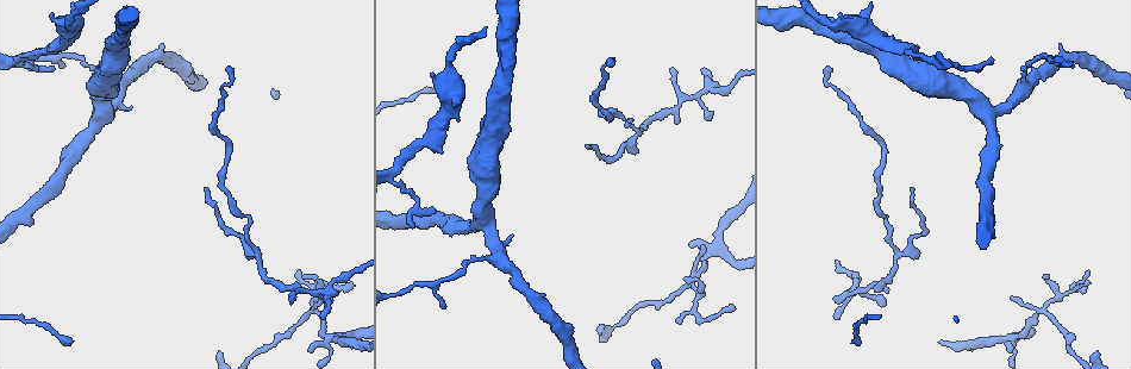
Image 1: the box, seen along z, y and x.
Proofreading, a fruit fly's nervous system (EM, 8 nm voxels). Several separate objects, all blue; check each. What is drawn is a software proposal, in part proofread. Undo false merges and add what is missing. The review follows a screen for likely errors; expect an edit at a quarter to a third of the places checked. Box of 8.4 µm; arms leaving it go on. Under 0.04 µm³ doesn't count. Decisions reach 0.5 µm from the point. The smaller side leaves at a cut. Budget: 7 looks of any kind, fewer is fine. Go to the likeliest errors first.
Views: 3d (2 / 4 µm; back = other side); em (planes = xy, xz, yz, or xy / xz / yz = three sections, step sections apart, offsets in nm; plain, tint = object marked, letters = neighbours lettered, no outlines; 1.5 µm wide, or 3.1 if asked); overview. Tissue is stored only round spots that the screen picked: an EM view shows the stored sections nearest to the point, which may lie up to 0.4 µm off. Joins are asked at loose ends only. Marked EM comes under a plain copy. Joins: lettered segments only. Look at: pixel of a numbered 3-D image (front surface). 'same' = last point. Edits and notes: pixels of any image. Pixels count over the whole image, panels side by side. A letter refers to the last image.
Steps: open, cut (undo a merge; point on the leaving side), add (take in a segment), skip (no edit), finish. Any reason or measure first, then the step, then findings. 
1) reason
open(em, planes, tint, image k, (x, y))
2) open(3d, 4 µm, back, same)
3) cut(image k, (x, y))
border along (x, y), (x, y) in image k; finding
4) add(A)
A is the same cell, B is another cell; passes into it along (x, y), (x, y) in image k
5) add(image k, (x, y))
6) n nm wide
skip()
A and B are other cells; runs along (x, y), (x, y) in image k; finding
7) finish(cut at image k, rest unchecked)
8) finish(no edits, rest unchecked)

thin end
open(em, planes, letters, image 1, (53, 65))

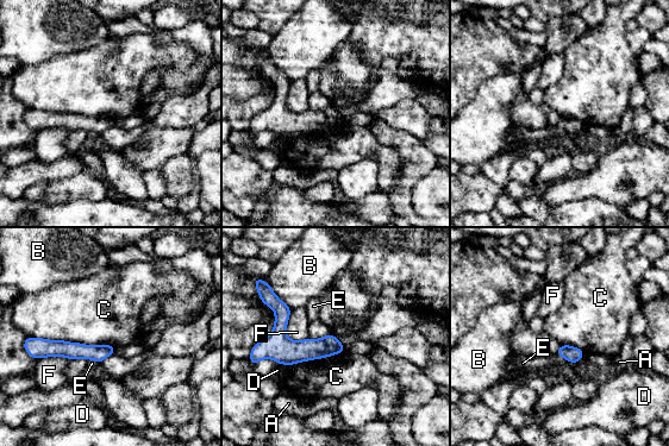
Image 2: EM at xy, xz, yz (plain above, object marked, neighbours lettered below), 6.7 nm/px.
110 nm wide
skip()
A, B, C, D, E and F are other cells; runs along (264, 344), (280, 349), (341, 349) in image 2; none of them fits

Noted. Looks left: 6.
branch stops here
open(em, yz, step 4, letters, image 1, (828, 65))

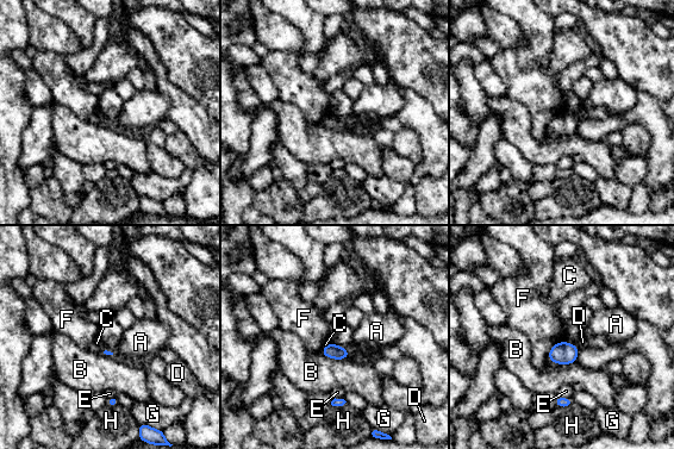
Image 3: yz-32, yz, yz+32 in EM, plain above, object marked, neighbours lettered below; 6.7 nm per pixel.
skip()
A, B, C, D, E, F, G and H are other cells; no lettered segment goes on from it

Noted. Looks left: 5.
sharp bend
open(3d, 2 µm, back, image 1, (313, 308))

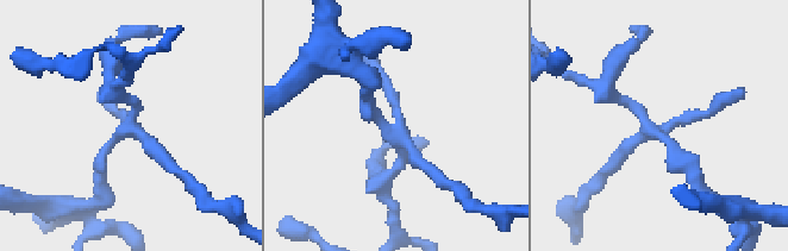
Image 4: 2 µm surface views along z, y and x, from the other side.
open(em, xy, step 8, tint, image 4, (392, 131))

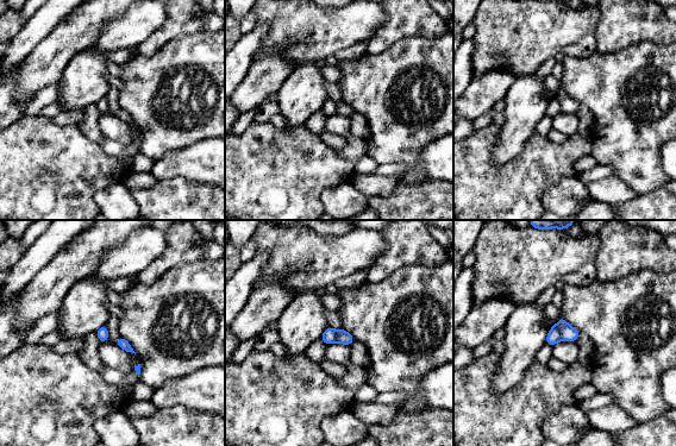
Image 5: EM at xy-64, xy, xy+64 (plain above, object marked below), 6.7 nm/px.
open(em, planes, letters, same)

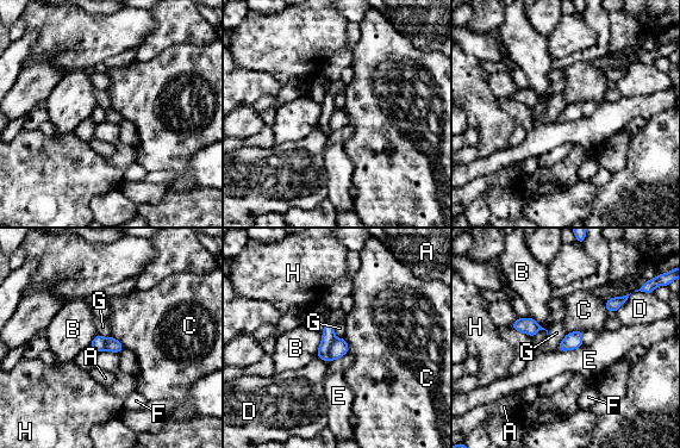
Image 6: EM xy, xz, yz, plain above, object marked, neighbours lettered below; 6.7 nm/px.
cut(image 6, (328, 338))
A, B, C, D, E, F, G and H are other cells; two neurons meet here

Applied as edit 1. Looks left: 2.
finish(cut at image 6, rest unchecked)

